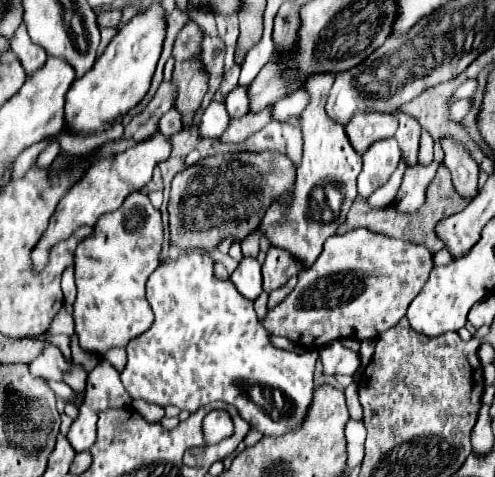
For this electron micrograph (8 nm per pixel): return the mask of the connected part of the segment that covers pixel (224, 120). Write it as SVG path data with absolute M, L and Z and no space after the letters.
M211 100L211 104L207 106L201 124L199 124L199 132L201 136L209 136L209 138L219 138L225 128L229 126L229 114L225 108L225 102L221 100Z

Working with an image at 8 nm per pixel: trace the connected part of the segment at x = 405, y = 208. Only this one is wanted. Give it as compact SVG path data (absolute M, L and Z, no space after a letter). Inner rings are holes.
M431 162L429 166L417 164L405 171L402 184L391 204L397 212L411 214L421 208L421 204L425 202L425 190L427 190L429 182L433 180L437 168L439 168L439 164Z

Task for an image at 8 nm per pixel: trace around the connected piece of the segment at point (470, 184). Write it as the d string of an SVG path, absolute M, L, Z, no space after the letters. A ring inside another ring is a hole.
M451 138L441 140L441 146L445 150L443 164L449 168L449 172L453 176L453 186L455 186L457 194L461 194L461 198L467 198L467 200L477 196L477 192L479 192L479 188L477 188L479 166L471 160L469 152Z

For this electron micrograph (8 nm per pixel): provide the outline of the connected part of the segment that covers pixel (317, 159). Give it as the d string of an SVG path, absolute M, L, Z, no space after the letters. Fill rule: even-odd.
M319 74L311 76L303 90L311 94L309 106L299 116L305 148L303 148L303 160L297 166L295 182L291 192L285 198L277 198L265 218L261 220L261 228L265 236L271 240L273 246L287 250L295 260L299 260L303 266L313 264L313 260L321 254L323 242L335 234L335 230L343 224L355 196L357 196L357 176L362 170L362 155L353 150L353 146L347 140L347 134L341 124L331 120L325 112L325 102L329 96L329 90L333 86L333 74ZM333 186L341 192L341 206L331 208L327 202L325 188Z

